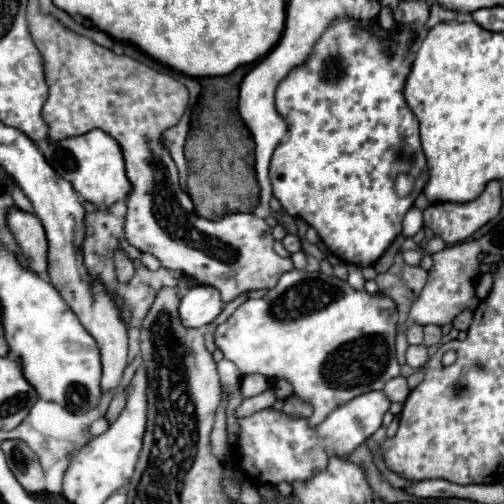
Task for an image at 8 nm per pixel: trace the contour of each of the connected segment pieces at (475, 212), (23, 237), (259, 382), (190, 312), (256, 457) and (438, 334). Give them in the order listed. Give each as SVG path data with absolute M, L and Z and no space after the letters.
M492 180L486 190L468 204L444 202L428 206L424 210L424 224L432 228L436 236L444 238L446 244L456 244L470 238L488 220L498 216L500 206L500 182Z
M22 210L8 212L8 226L14 232L22 254L28 262L28 268L42 278L48 274L48 240L42 222L34 214L26 214Z
M258 374L244 376L242 378L242 384L240 384L240 392L242 392L244 398L258 396L258 394L262 394L268 388L272 388L272 382L268 378L264 378L264 376L258 376Z
M194 286L180 300L178 312L186 328L202 328L222 312L220 292L210 286Z
M382 390L366 392L354 400L338 406L328 418L314 430L306 424L306 418L288 418L280 410L266 408L252 414L250 418L240 418L240 438L236 454L240 458L240 470L254 484L280 484L294 480L308 480L316 470L326 468L328 456L348 456L366 438L370 438L380 426L384 414L390 410L390 400Z
M424 326L424 346L432 346L432 344L438 344L442 338L442 330L440 326Z

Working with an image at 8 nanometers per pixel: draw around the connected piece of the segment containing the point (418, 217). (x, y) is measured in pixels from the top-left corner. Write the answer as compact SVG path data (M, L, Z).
M412 206L412 210L404 216L404 224L402 224L402 236L406 236L406 238L410 238L410 236L414 236L418 230L422 228L422 212L416 208L416 206Z

